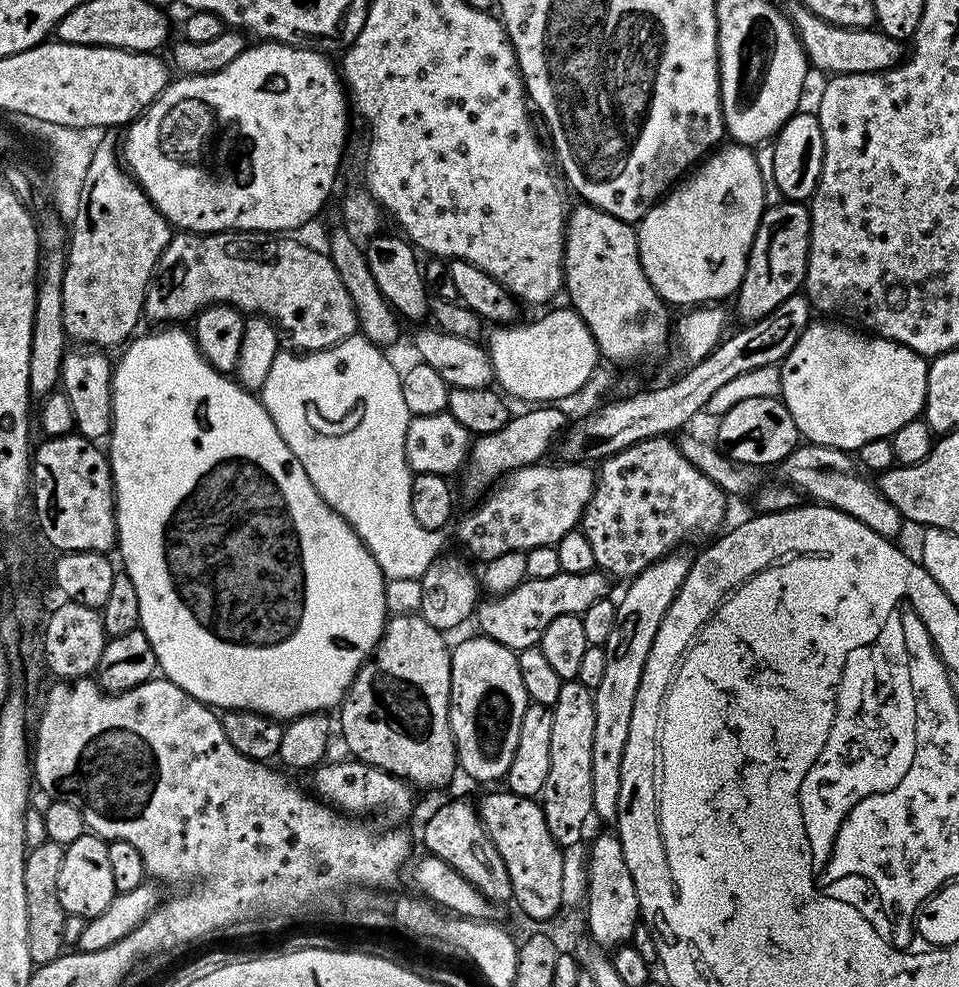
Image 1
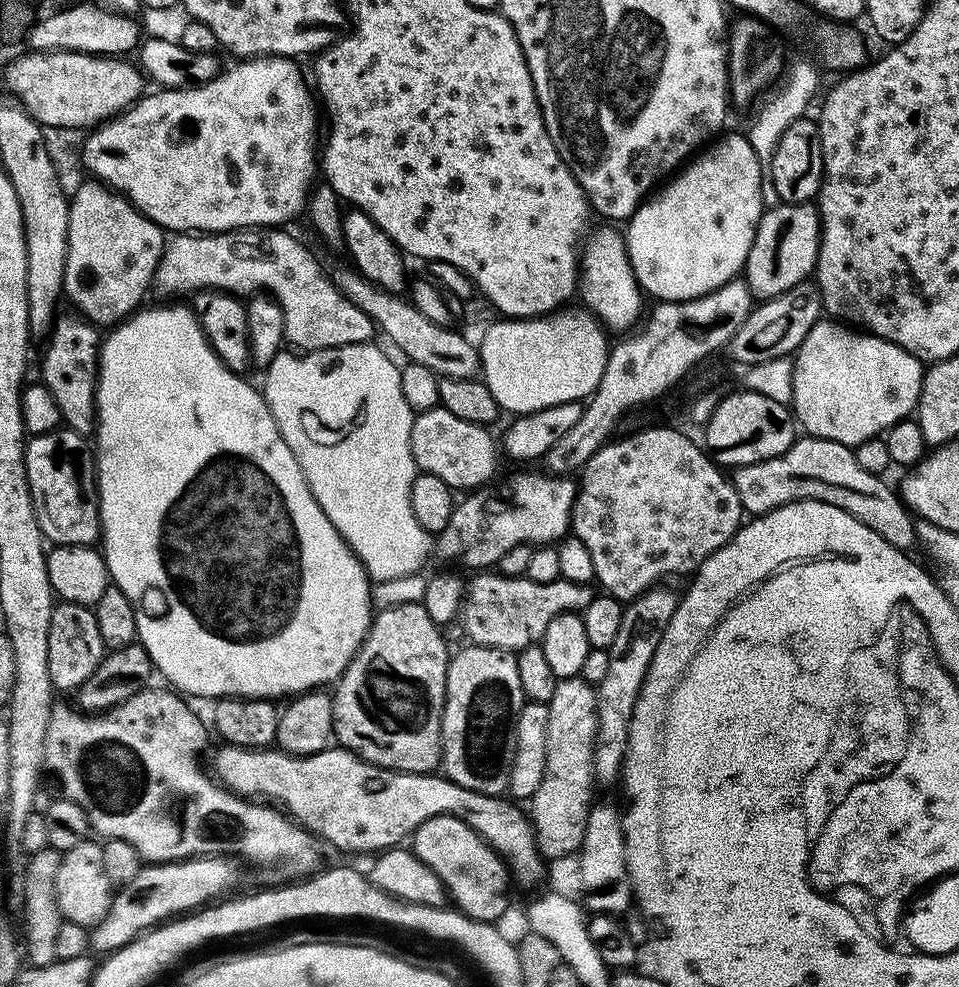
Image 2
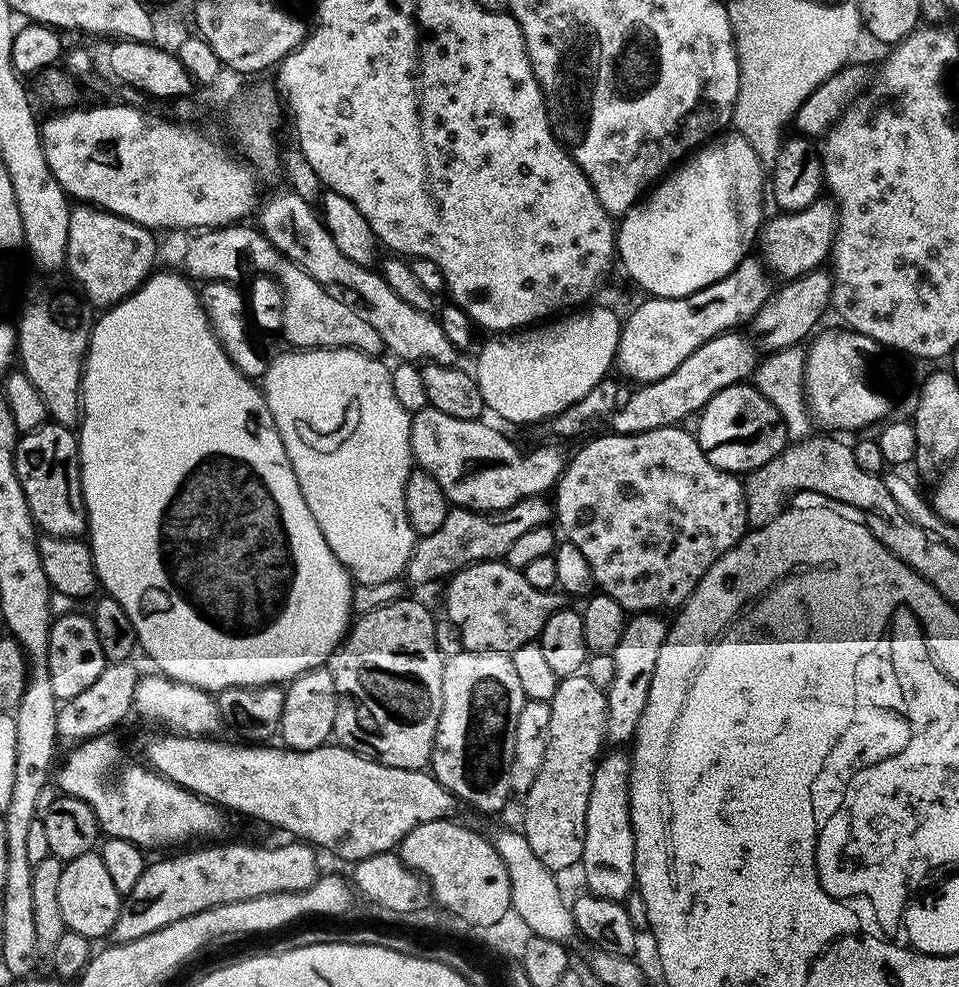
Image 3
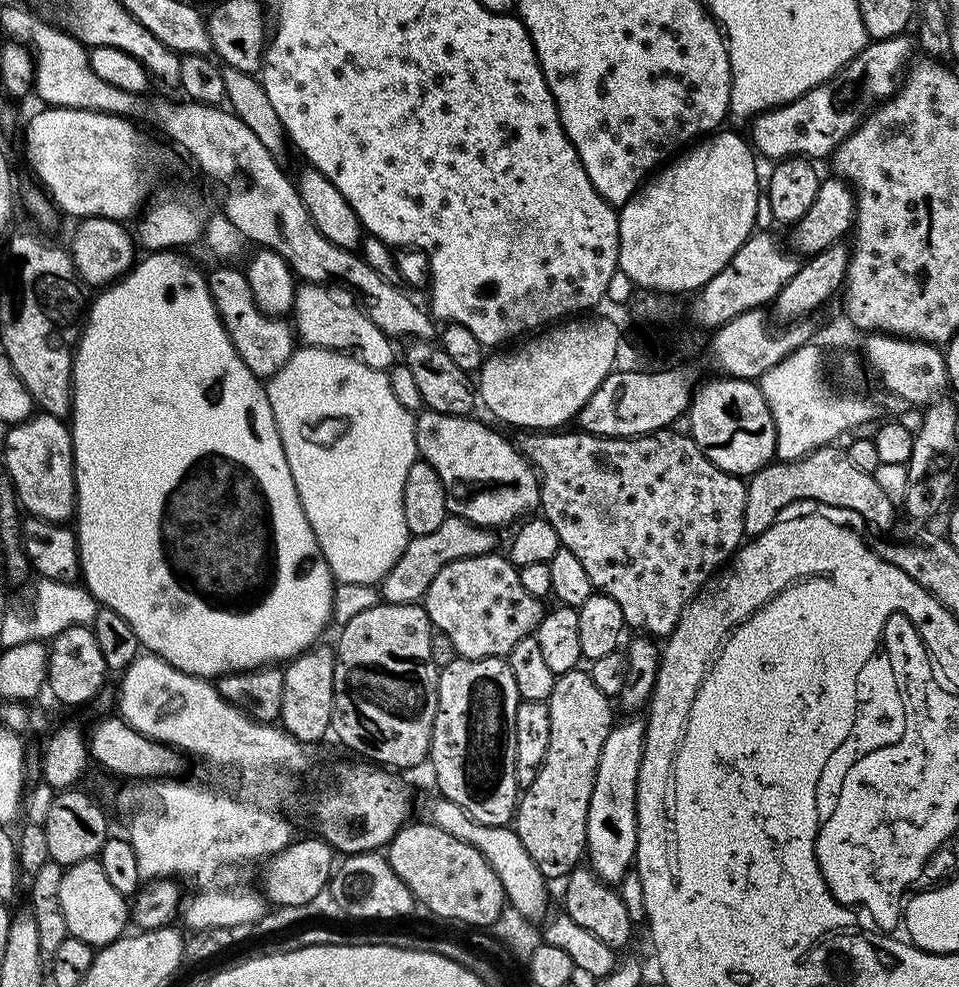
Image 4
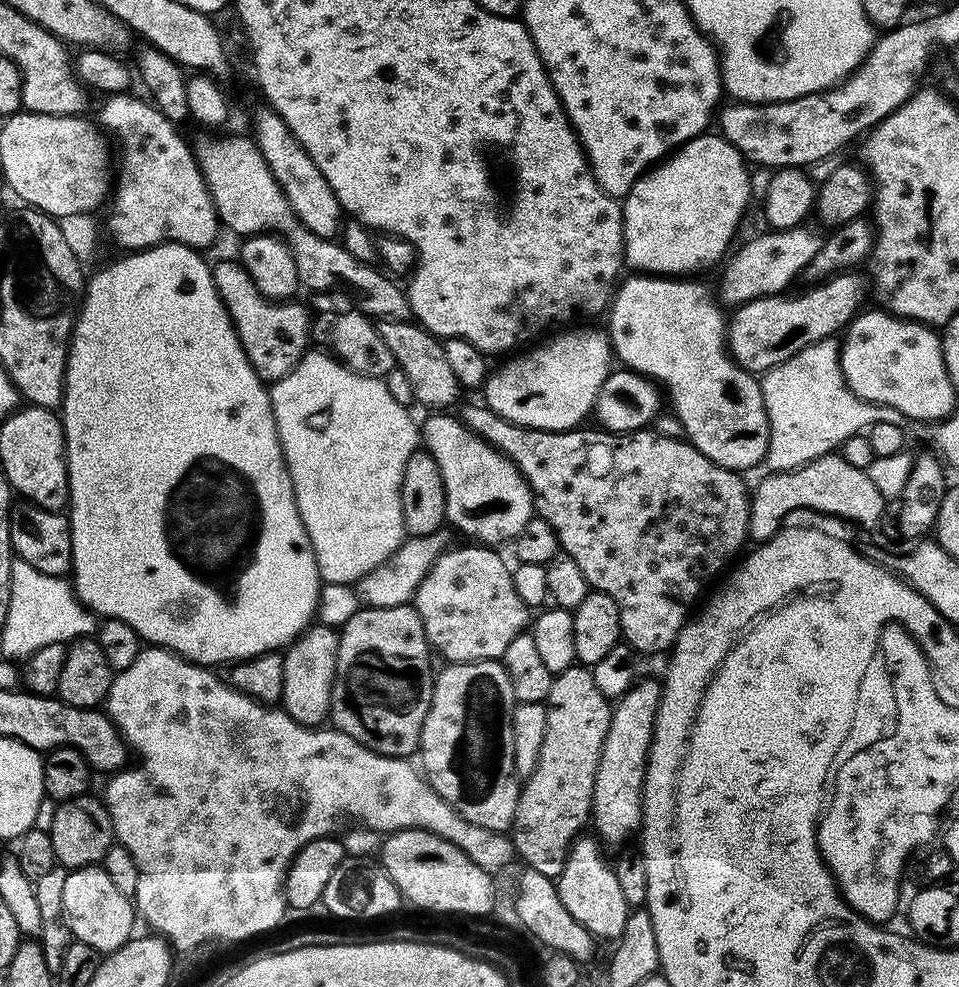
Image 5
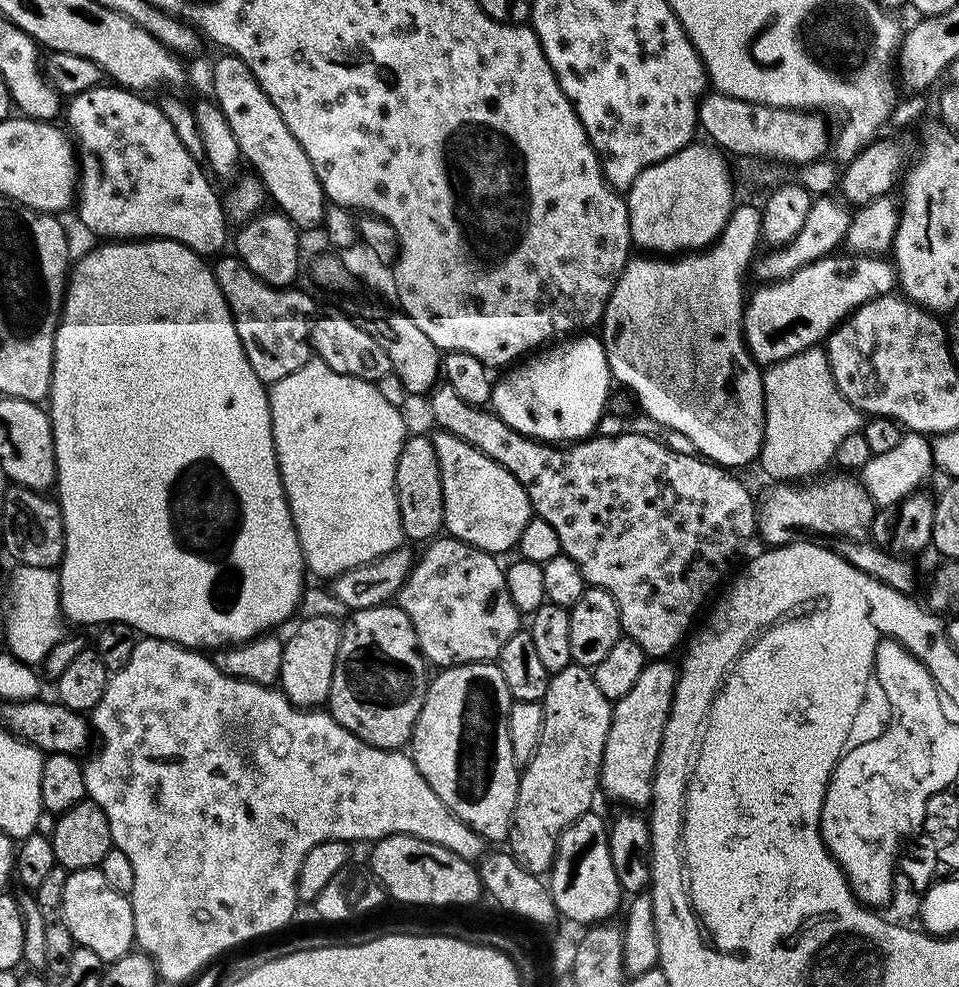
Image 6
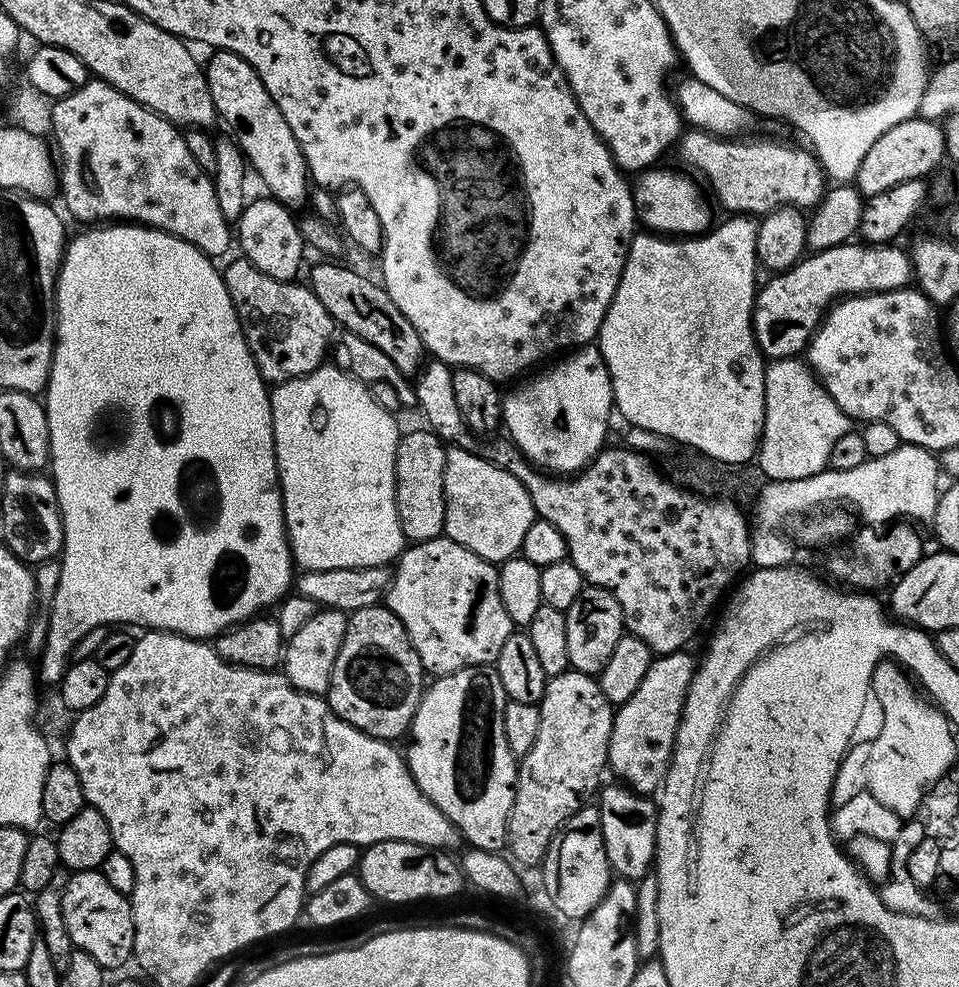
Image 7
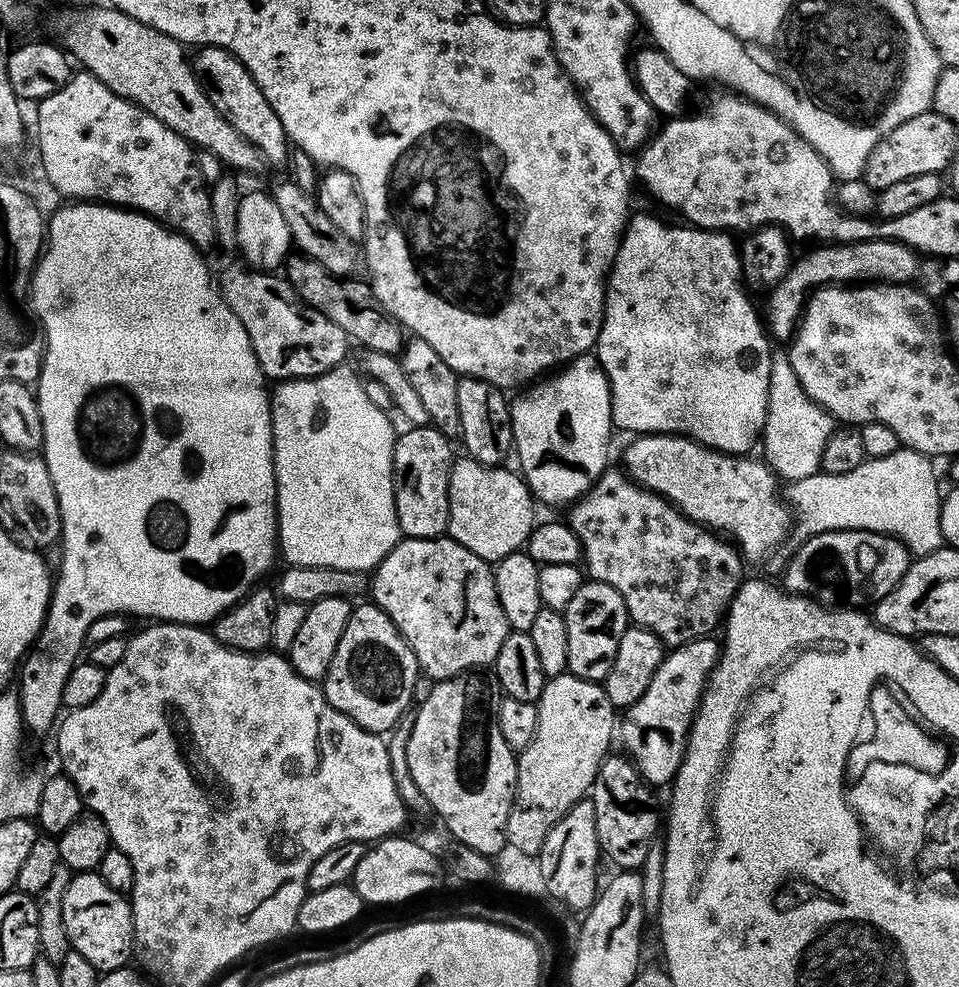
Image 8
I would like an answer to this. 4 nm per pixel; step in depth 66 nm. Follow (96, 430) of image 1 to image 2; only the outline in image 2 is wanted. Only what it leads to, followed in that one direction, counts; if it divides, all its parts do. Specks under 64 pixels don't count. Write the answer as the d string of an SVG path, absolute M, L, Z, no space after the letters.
M79 314L55 317L51 332L43 345L39 379L57 403L61 421L79 436L91 437L96 430L96 373L100 359L102 336L97 325Z

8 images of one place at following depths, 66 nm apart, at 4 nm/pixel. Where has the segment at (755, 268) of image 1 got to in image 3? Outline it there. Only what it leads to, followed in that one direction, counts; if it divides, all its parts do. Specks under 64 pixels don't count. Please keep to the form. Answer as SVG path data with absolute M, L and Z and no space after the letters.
M821 198L802 210L780 210L776 216L767 217L758 233L758 256L773 277L781 276L779 279L787 282L821 267L829 259L835 237L836 205L831 199Z

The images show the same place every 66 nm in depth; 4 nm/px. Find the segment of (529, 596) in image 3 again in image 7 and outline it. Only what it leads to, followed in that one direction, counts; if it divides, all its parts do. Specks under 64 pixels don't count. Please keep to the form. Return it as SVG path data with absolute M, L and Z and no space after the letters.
M445 535L405 547L395 561L383 603L400 619L425 673L433 677L457 672L465 666L495 665L498 650L502 650L506 638L510 638L514 630L510 614L506 614L506 606L502 606L497 565L478 558L478 554Z

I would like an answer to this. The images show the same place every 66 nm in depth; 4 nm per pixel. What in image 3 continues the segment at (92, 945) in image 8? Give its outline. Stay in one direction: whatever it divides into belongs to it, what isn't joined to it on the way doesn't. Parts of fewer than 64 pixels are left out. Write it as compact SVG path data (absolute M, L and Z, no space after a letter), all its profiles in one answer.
M93 850L86 854L78 854L78 858L67 861L62 870L62 879L58 882L58 907L62 910L64 927L67 931L82 934L88 940L99 941L99 936L107 937L111 933L114 922L118 922L122 898L118 890L114 890L114 882L110 879L110 873L102 862L99 851Z

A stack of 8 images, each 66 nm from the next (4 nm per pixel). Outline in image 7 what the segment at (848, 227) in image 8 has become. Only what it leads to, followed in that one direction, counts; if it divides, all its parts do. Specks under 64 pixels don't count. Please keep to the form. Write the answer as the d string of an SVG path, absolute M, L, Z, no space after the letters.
M703 130L685 131L678 141L680 160L685 164L681 165L693 173L701 172L708 179L707 187L710 192L712 187L717 202L728 214L763 214L785 206L801 210L816 208L826 193L826 177L815 155L807 147L748 139L752 138L711 136Z

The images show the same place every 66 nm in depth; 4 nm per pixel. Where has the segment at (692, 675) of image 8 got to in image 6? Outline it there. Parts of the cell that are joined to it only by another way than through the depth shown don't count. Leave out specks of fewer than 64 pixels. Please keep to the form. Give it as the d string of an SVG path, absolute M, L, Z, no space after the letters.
M649 659L642 674L638 674L630 694L613 703L610 734L606 734L606 746L602 750L600 788L603 795L605 792L610 799L617 800L620 806L644 810L651 805L652 779L656 773L662 734L672 709L677 675L677 665L671 659Z

